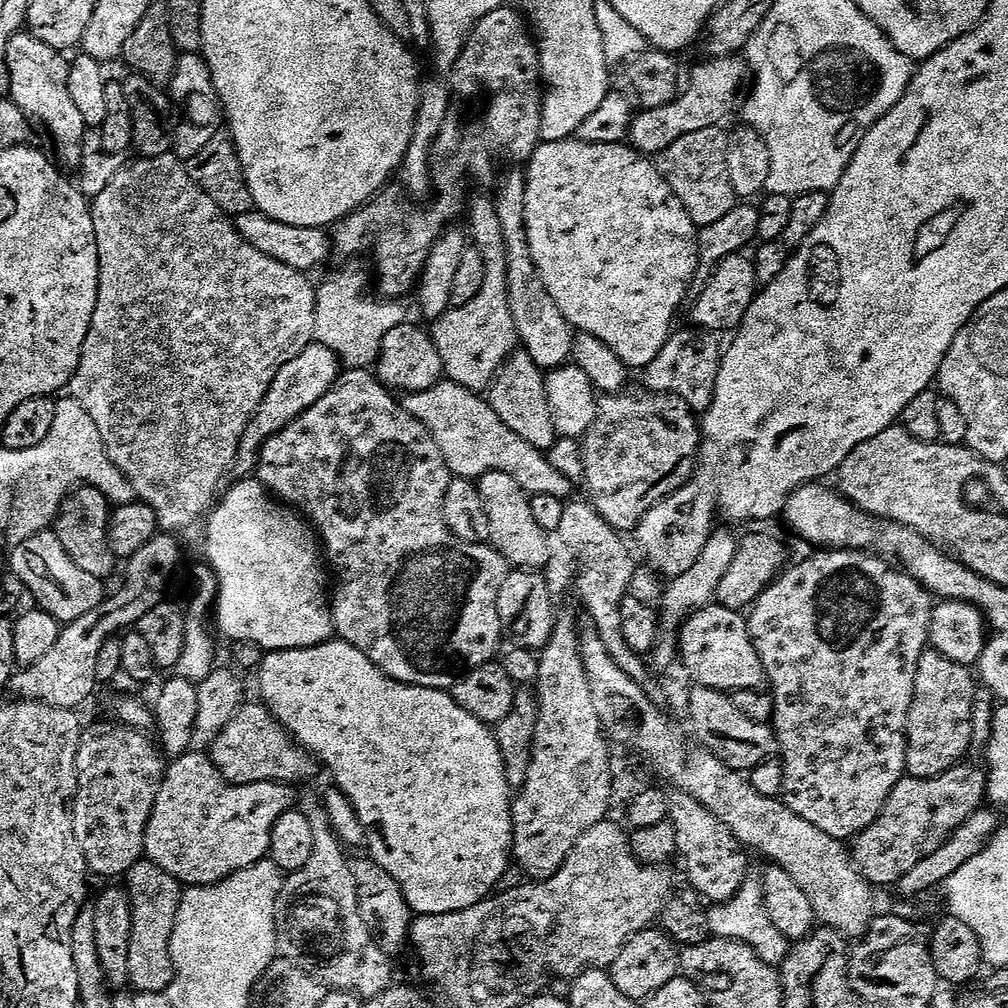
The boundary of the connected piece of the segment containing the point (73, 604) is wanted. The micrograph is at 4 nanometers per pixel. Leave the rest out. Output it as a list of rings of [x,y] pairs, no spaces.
[[[45,530],[26,538],[15,545],[12,551],[11,571],[25,586],[25,589],[37,600],[43,611],[49,612],[61,625],[72,624],[82,614],[90,614],[94,606],[102,599],[101,581],[91,576],[82,566],[78,566],[66,554],[62,542],[58,542],[55,531]]]

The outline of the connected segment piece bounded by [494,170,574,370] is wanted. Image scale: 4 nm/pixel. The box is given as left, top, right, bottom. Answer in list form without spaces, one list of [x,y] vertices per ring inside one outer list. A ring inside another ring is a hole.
[[[512,171],[516,172],[510,173],[503,180],[494,203],[505,239],[508,241],[506,243],[508,301],[514,318],[516,335],[523,351],[528,352],[530,358],[534,358],[537,366],[545,370],[563,368],[572,358],[574,329],[562,314],[562,310],[558,310],[554,298],[550,298],[550,290],[546,290],[538,274],[538,266],[530,254],[530,246],[526,242],[514,244],[514,241],[524,236],[526,178],[521,171]]]

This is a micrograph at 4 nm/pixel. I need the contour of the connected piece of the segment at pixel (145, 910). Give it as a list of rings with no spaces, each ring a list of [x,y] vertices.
[[[141,858],[127,874],[126,891],[132,907],[128,984],[136,987],[137,993],[167,993],[168,987],[172,985],[172,980],[176,976],[172,965],[172,935],[174,922],[178,918],[182,885],[151,860]]]

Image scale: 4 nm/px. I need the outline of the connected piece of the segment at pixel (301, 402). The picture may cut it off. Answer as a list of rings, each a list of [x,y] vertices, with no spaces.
[[[311,343],[298,354],[286,362],[285,366],[275,375],[270,384],[270,390],[253,414],[251,422],[243,431],[242,441],[238,446],[238,454],[232,462],[230,474],[233,479],[247,479],[256,471],[257,462],[260,460],[260,452],[265,443],[274,434],[280,433],[290,422],[301,416],[314,402],[320,401],[326,393],[336,384],[342,365],[336,356],[336,352],[318,343]]]

